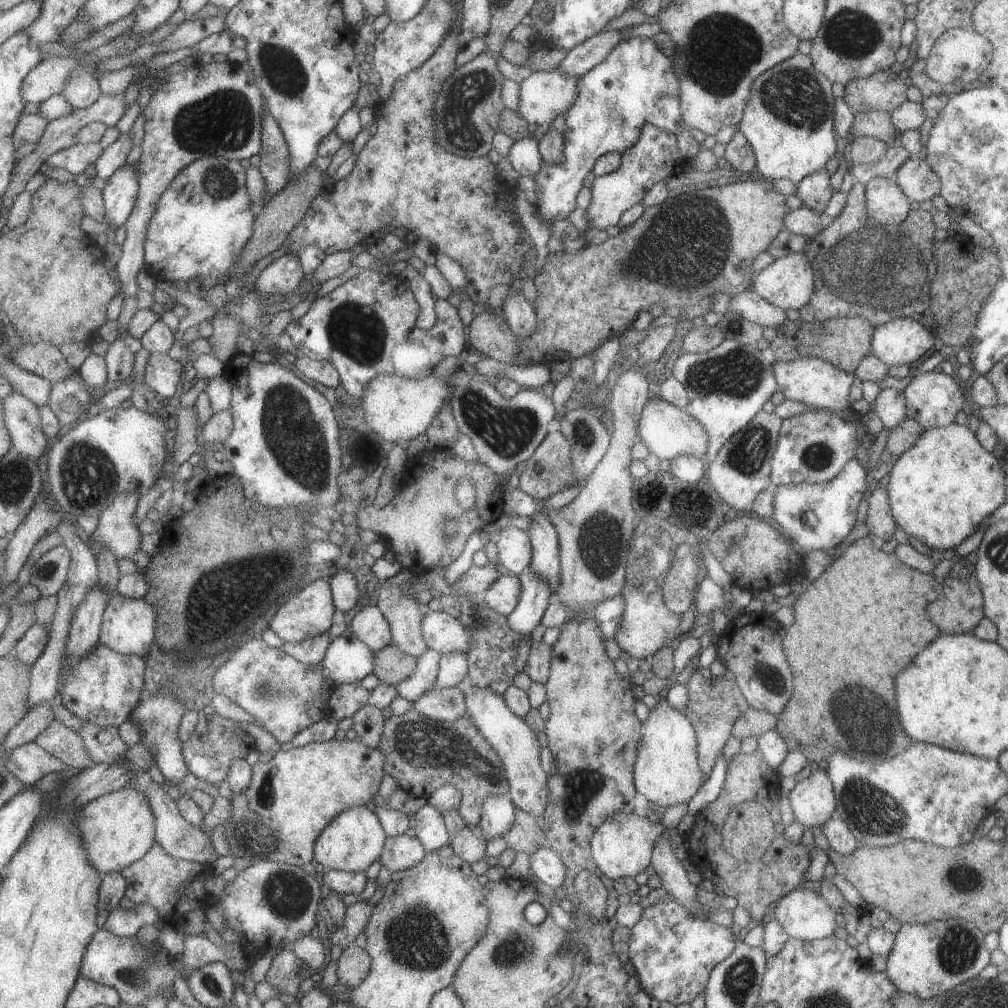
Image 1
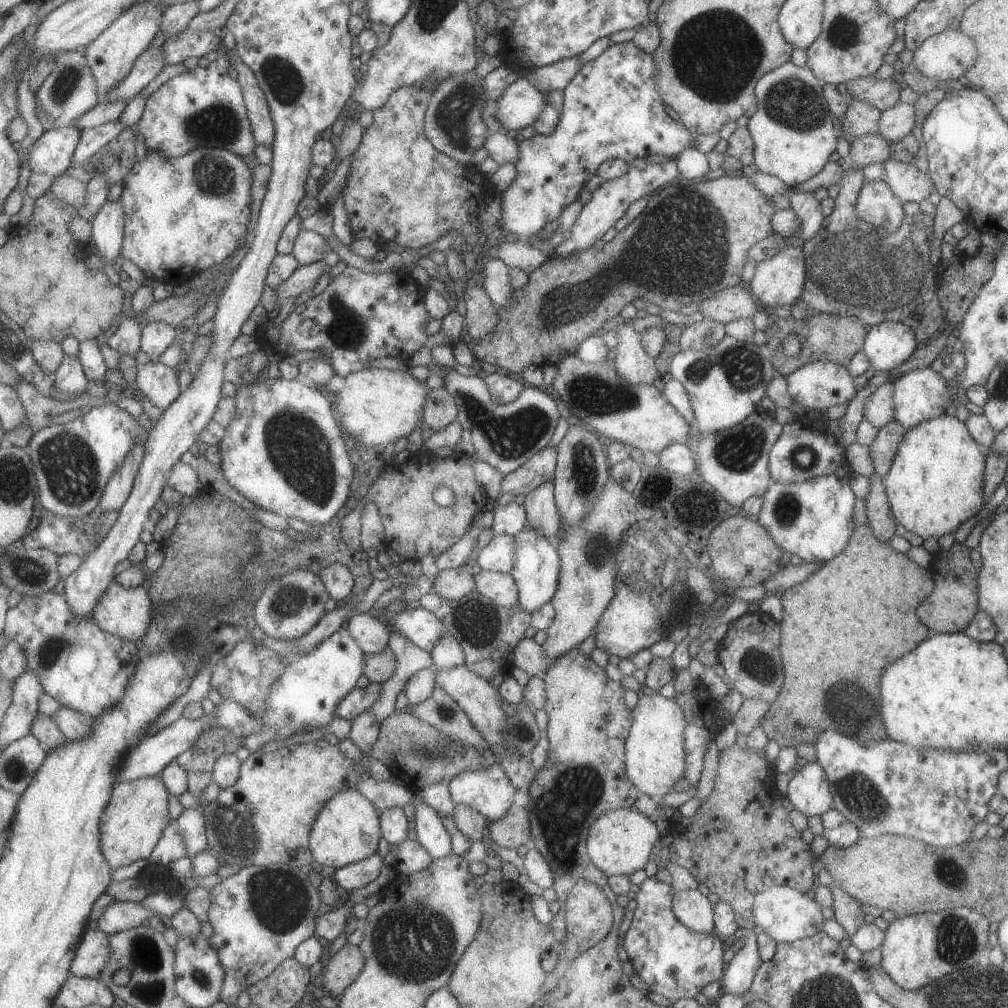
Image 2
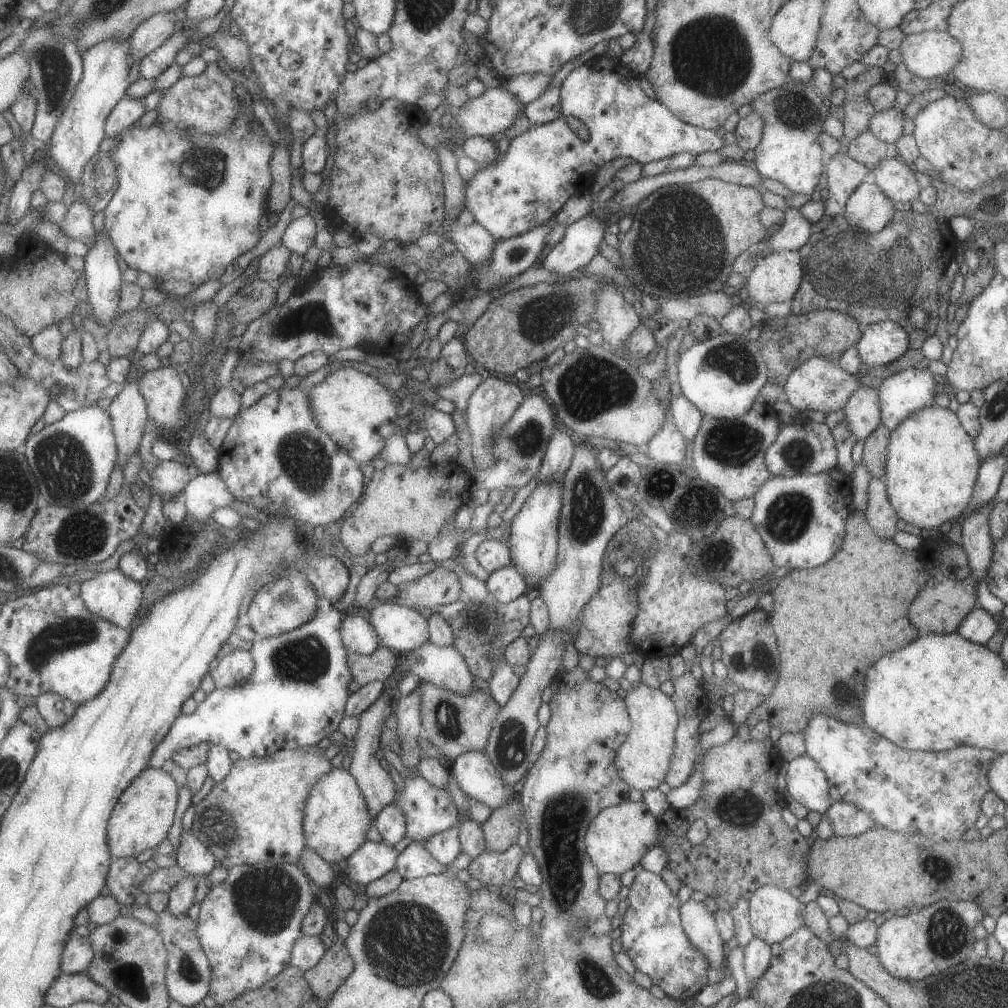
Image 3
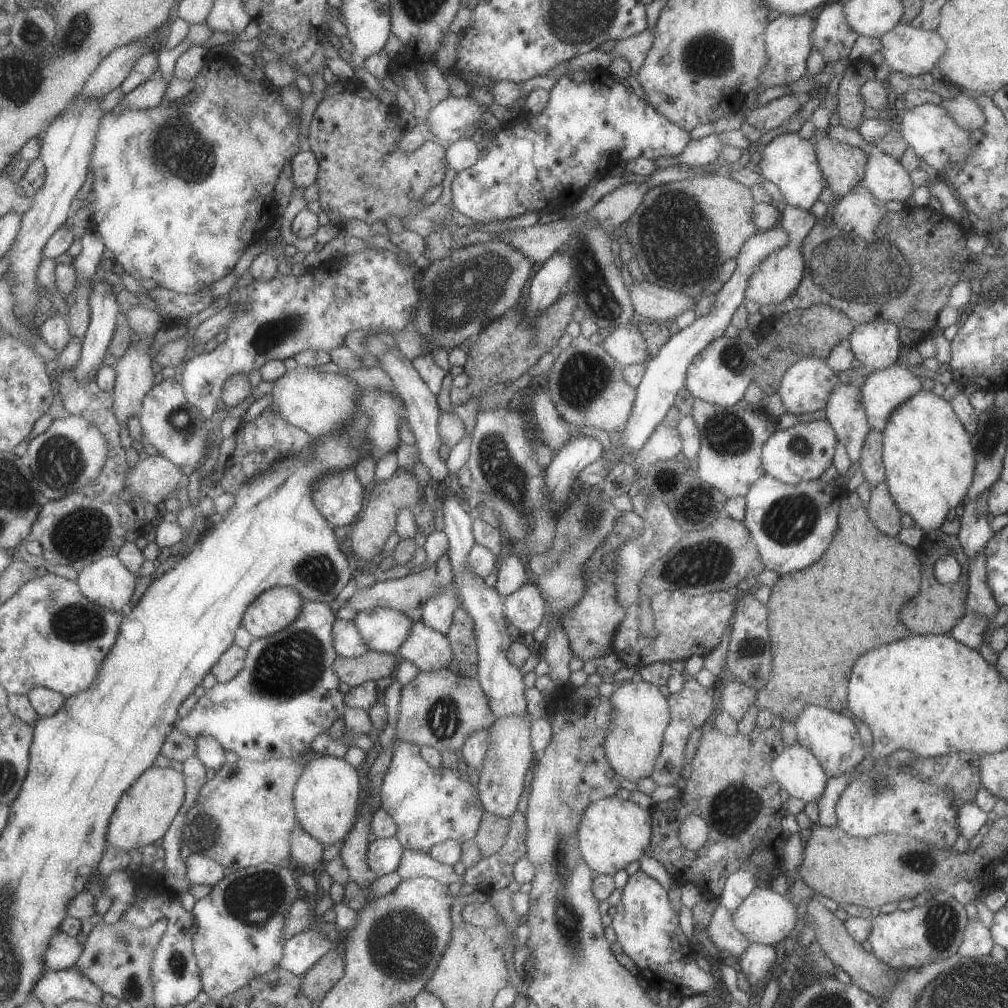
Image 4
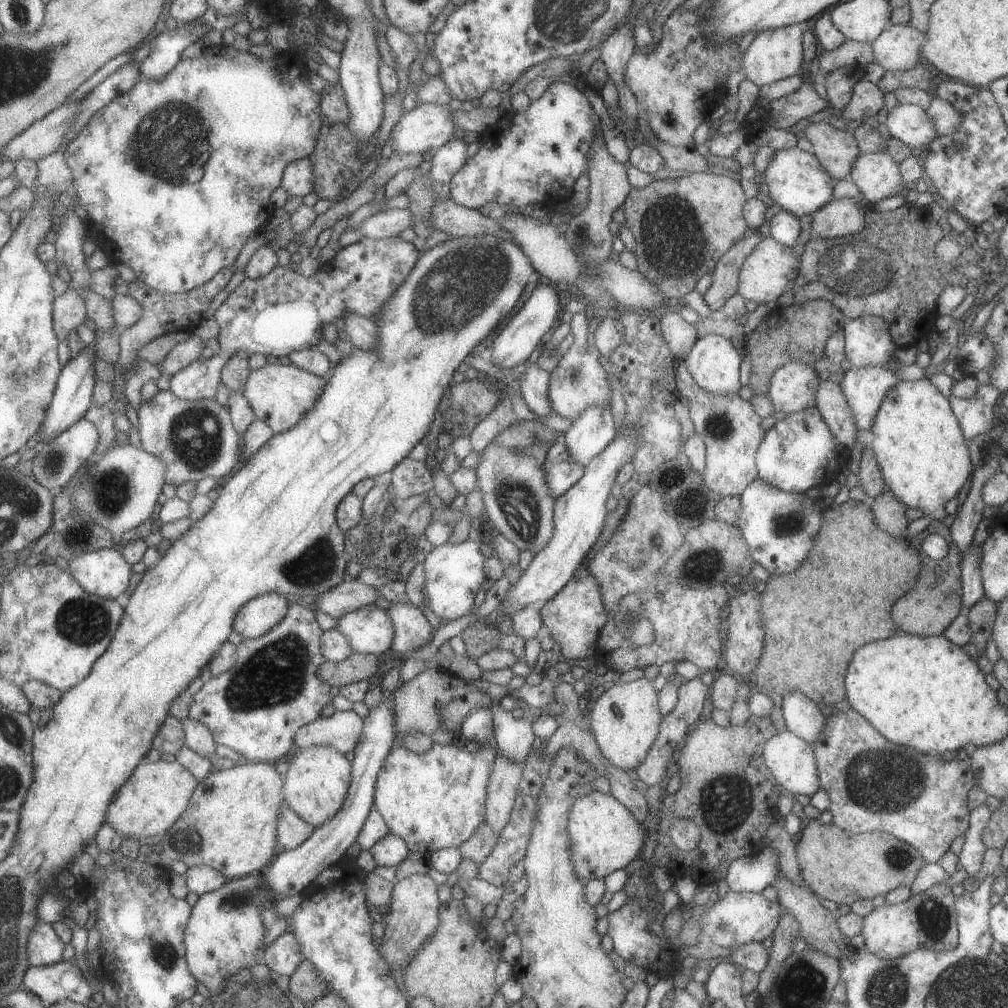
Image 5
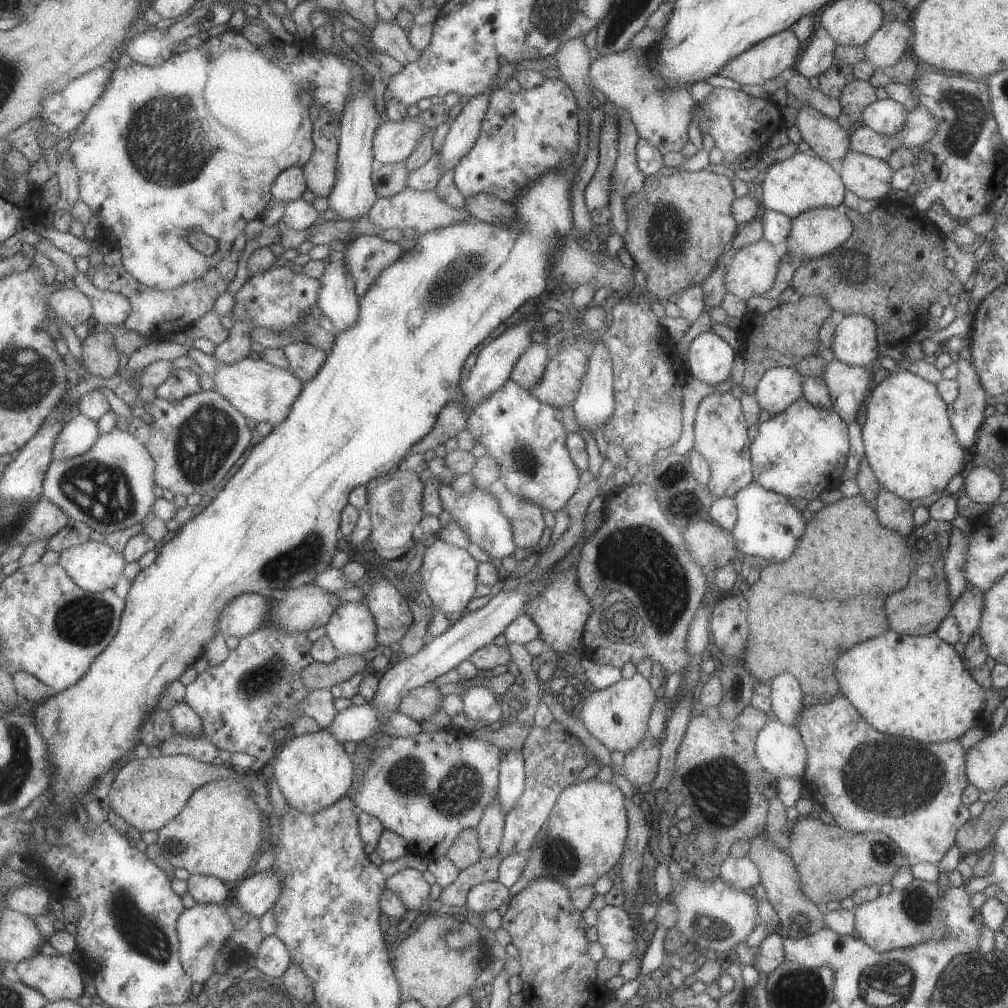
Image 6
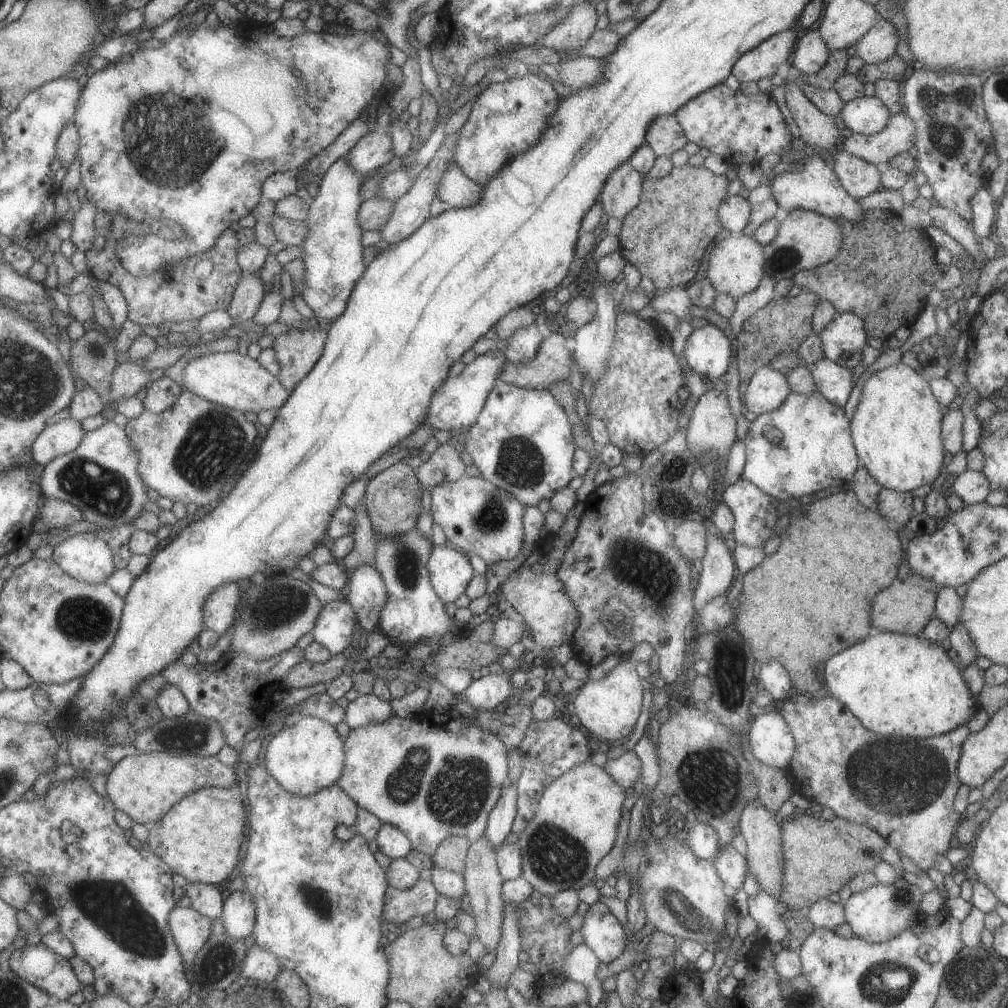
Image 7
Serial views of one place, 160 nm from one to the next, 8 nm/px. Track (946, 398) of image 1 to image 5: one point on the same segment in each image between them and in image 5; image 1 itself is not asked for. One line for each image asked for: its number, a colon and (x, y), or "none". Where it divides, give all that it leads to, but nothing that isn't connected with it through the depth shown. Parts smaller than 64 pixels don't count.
2: (920, 394)
3: (903, 393)
4: (884, 390)
5: (863, 388)

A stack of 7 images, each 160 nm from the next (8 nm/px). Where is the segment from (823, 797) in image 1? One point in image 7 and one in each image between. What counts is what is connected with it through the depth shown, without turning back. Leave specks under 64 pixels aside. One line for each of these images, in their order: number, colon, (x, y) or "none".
2: (808, 791)
3: (805, 782)
4: (798, 772)
5: (789, 759)
6: (779, 748)
7: (769, 739)

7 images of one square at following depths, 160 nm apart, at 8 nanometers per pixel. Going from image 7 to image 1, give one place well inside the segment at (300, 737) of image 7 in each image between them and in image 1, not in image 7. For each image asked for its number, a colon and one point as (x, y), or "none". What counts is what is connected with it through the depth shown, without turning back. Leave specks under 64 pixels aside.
1: (355, 838)
2: (348, 829)
3: (337, 821)
4: (327, 797)
5: (317, 783)
6: (313, 771)

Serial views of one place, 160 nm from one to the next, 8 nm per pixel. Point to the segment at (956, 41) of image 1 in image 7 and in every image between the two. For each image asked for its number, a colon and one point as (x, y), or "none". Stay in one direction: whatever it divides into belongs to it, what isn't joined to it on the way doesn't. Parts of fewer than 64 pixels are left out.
2: (945, 56)
3: (931, 53)
4: (913, 51)
5: (897, 48)
6: (892, 40)
7: (879, 42)

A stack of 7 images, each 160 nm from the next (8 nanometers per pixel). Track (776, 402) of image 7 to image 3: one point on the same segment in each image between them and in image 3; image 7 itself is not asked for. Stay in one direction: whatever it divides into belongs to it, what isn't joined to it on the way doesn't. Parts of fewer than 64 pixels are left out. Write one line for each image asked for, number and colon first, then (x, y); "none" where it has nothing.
3: (819, 384)
4: (805, 386)
5: (791, 388)
6: (778, 387)

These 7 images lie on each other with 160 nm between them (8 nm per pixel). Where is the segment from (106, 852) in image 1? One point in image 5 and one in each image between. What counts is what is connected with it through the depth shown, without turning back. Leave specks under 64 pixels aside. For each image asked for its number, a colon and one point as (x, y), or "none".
2: (132, 825)
3: (145, 813)
4: (147, 811)
5: (157, 795)

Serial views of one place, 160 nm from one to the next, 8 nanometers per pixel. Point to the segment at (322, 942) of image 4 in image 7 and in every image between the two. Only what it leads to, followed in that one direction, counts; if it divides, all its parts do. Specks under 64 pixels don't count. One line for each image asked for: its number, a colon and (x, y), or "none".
5: (284, 955)
6: (274, 959)
7: (260, 965)

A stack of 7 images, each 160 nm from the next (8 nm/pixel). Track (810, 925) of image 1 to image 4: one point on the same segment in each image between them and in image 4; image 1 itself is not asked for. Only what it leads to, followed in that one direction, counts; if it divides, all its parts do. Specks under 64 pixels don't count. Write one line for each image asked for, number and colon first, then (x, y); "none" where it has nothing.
2: (785, 914)
3: (774, 914)
4: (764, 916)

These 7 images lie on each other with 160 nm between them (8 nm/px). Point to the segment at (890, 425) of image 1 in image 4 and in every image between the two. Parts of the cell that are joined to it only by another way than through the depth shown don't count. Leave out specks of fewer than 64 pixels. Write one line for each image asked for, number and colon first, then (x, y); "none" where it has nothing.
2: (878, 409)
3: (862, 410)
4: (844, 411)

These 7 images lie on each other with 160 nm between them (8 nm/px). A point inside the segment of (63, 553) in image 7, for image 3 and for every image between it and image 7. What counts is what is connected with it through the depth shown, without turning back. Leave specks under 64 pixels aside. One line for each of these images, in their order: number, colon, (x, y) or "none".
3: (112, 595)
4: (108, 582)
5: (106, 573)
6: (95, 566)

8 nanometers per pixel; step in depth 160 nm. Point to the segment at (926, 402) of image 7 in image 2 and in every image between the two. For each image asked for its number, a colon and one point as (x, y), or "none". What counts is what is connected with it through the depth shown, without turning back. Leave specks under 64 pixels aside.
2: (934, 483)
3: (931, 463)
4: (928, 459)
5: (924, 460)
6: (909, 445)

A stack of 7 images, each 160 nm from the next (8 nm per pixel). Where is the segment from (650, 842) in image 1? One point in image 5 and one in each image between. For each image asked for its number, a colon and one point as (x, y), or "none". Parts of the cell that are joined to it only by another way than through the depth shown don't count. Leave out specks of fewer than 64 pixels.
2: (619, 842)
3: (617, 837)
4: (612, 833)
5: (603, 837)

